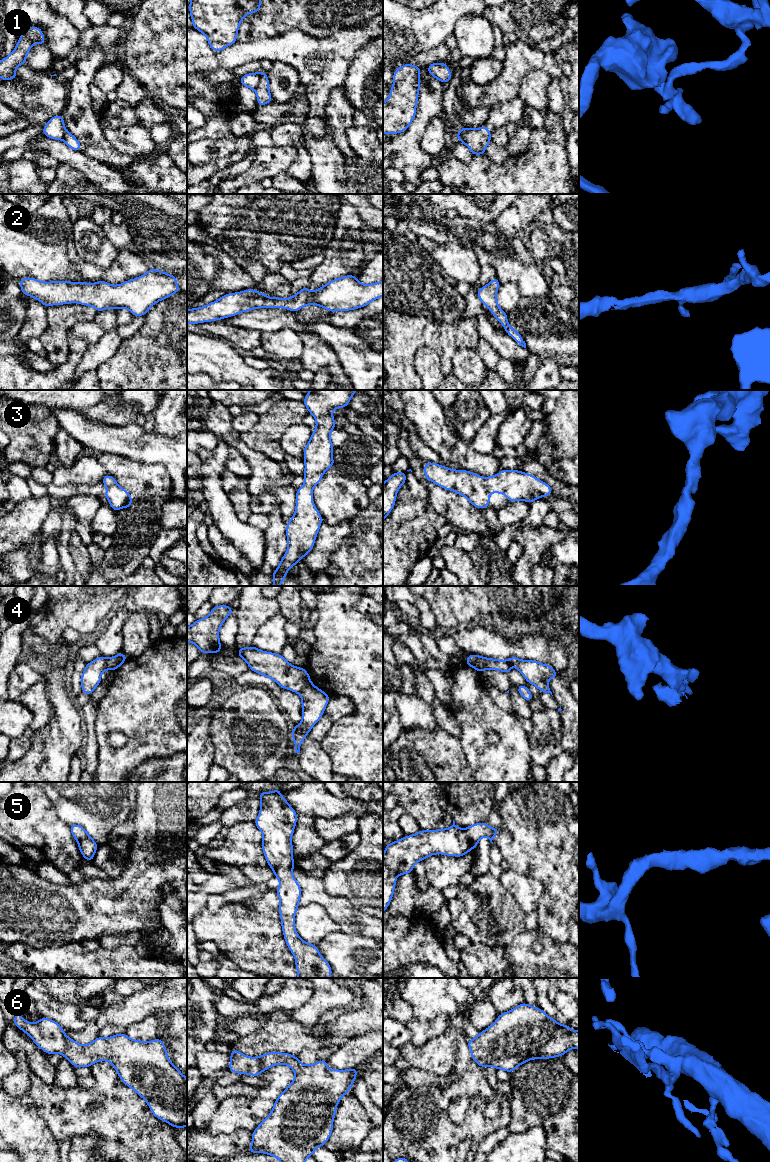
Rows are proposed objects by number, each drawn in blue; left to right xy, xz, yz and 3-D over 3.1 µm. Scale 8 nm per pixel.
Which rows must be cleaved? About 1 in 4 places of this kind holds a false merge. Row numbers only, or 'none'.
1, 4

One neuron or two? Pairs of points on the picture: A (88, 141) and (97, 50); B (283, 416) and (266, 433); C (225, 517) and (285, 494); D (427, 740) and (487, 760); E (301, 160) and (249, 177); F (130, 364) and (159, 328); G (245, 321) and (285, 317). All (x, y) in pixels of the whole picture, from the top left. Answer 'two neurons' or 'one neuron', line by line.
A: one neuron
B: one neuron
C: two neurons
D: two neurons
E: two neurons
F: one neuron
G: one neuron

